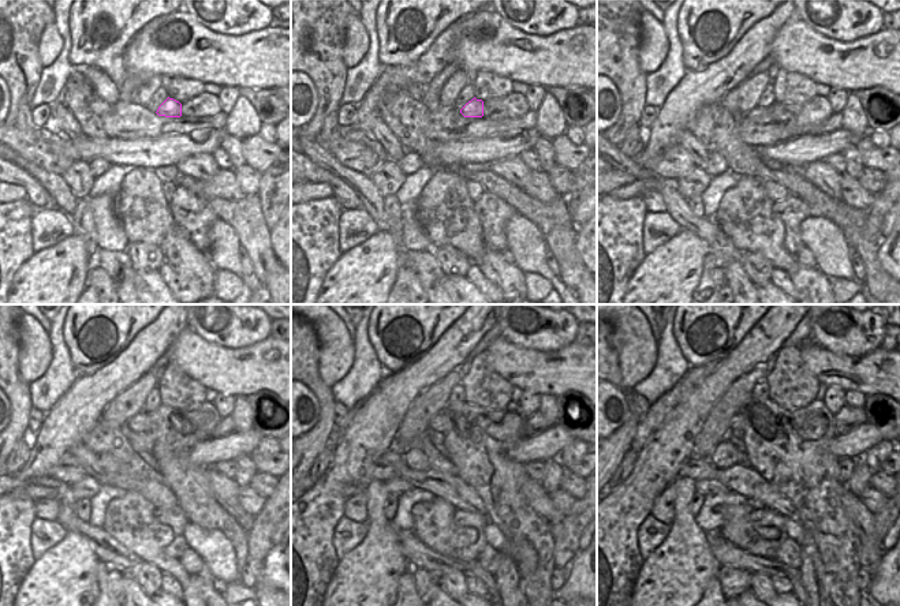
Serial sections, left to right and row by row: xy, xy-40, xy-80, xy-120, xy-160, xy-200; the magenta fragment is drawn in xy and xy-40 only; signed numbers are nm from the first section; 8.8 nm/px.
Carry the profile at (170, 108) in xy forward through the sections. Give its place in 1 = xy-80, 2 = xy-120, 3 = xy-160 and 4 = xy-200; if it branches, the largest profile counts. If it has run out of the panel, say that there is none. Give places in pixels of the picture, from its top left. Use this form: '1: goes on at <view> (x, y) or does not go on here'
1: goes on at xy-80 (760, 113)
2: goes on at xy-120 (141, 422)
3: goes on at xy-160 (440, 422)
4: goes on at xy-200 (738, 421)

